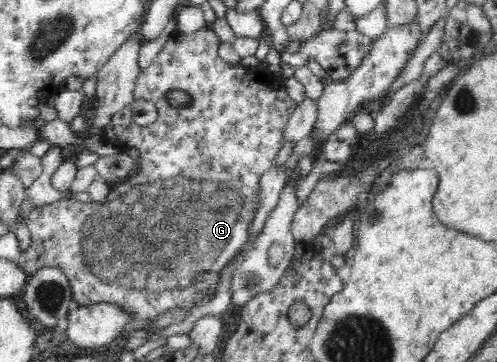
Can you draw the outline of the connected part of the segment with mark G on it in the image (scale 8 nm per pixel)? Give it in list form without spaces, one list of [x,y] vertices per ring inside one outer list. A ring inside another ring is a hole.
[[[209,25],[189,35],[175,33],[167,39],[166,44],[153,59],[151,65],[145,69],[140,69],[134,85],[133,100],[151,101],[158,111],[157,121],[151,123],[151,125],[137,125],[131,119],[131,115],[133,115],[131,107],[125,106],[121,111],[115,113],[113,119],[111,119],[111,124],[103,133],[103,137],[117,147],[124,149],[133,147],[139,150],[140,157],[135,161],[131,173],[126,178],[121,178],[119,182],[111,184],[107,184],[99,174],[96,174],[95,179],[87,189],[90,202],[83,203],[75,201],[75,199],[61,198],[51,204],[34,206],[29,213],[29,217],[25,219],[31,243],[28,249],[18,257],[16,263],[19,268],[24,269],[29,276],[39,271],[39,269],[59,268],[68,277],[72,295],[75,299],[74,305],[90,306],[96,303],[110,303],[112,306],[124,310],[124,313],[132,317],[132,327],[146,324],[149,321],[153,322],[159,315],[170,313],[173,310],[195,309],[197,305],[206,303],[215,296],[216,287],[220,283],[220,276],[223,275],[223,271],[227,269],[228,264],[232,263],[232,260],[237,260],[240,257],[239,253],[245,249],[247,243],[253,237],[251,227],[253,227],[255,221],[255,211],[259,207],[260,177],[263,172],[266,172],[266,169],[273,165],[279,151],[282,149],[286,141],[284,136],[288,124],[292,120],[292,113],[297,105],[287,94],[287,88],[283,81],[277,80],[273,73],[259,68],[253,70],[244,69],[241,65],[231,65],[231,63],[223,61],[219,57],[221,42],[221,39],[217,37],[216,29]],[[173,88],[183,88],[187,92],[191,92],[193,105],[189,105],[187,109],[171,109],[167,105],[164,95],[167,90]]]

